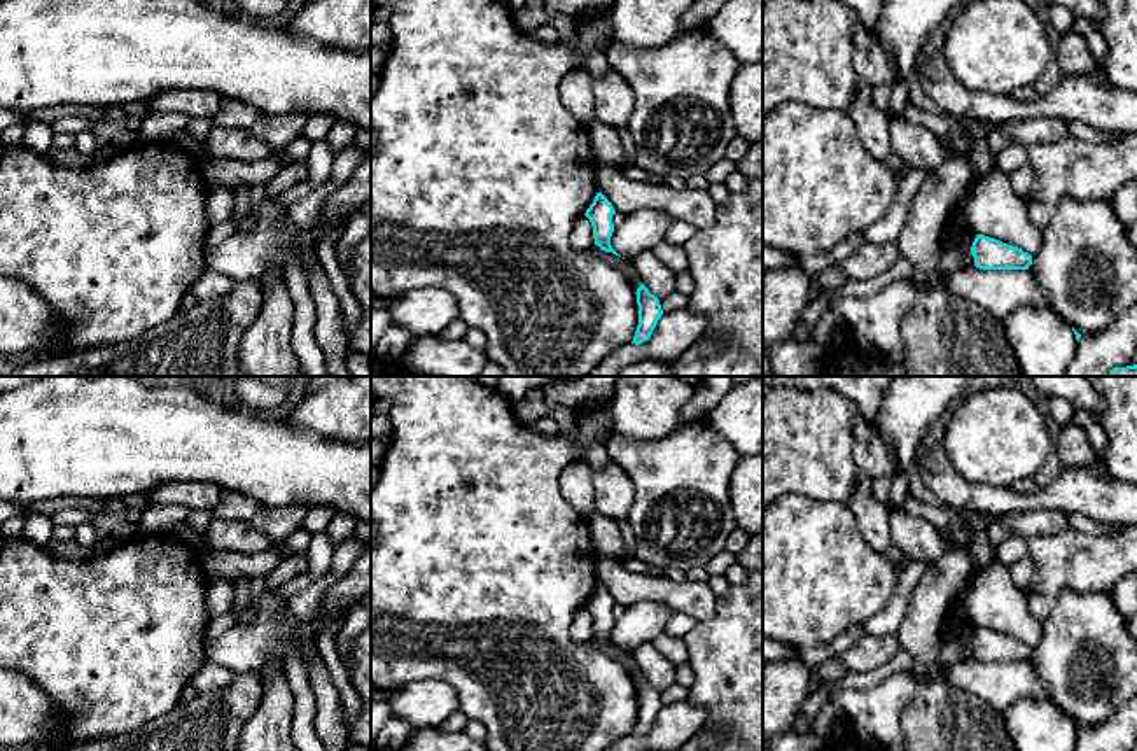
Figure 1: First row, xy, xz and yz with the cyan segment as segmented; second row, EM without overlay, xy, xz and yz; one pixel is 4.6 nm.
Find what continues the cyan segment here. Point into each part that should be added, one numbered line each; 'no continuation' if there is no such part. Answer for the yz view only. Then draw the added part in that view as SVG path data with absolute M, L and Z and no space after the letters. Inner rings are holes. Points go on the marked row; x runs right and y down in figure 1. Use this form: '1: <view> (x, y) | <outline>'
no continuation

